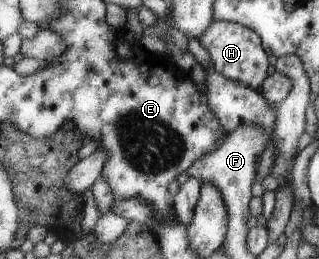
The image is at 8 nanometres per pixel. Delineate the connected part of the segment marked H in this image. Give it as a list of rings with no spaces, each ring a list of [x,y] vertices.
[[[213,20],[198,36],[198,42],[209,53],[213,71],[253,90],[259,90],[262,80],[267,76],[269,62],[258,34],[237,23]]]

